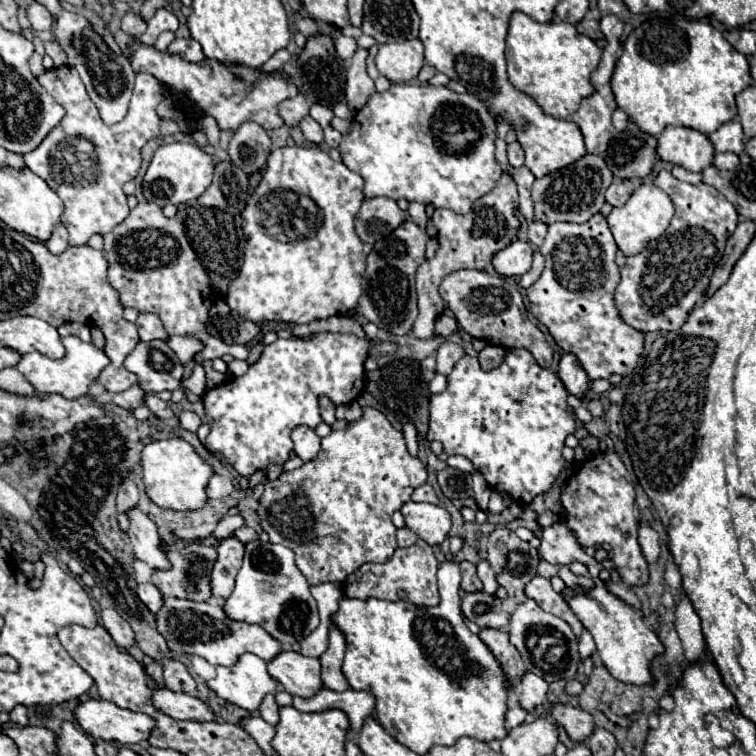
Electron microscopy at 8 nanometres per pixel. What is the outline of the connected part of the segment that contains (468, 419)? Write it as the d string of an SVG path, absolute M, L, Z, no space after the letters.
M511 350L505 358L503 366L485 372L481 370L477 358L463 356L447 374L447 388L439 394L431 394L429 404L429 432L427 440L441 442L443 450L451 454L461 454L469 458L483 474L489 486L495 492L507 494L511 500L519 504L529 504L535 496L547 492L551 484L557 480L559 472L565 468L565 458L561 450L565 446L565 438L575 432L575 414L567 404L569 392L555 372L549 368L541 368L531 352L527 350Z

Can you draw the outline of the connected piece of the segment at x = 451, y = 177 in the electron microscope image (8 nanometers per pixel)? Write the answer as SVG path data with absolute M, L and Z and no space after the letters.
M393 84L387 92L375 92L369 104L355 114L353 132L343 136L339 152L345 166L363 176L363 194L367 198L405 198L409 202L433 204L435 208L449 208L457 214L467 214L473 202L489 194L499 180L499 164L495 160L495 118L473 94L457 94L445 86Z

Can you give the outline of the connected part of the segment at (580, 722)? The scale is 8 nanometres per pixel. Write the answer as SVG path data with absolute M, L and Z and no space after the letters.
M557 704L551 710L553 718L565 728L567 736L573 742L585 742L591 732L595 730L593 724L593 716L581 708L573 708L573 706L565 706L565 704Z

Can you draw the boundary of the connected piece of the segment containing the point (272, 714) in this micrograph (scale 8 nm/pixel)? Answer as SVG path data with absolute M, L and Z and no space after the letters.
M267 694L267 696L261 700L259 716L261 716L265 722L269 722L269 724L279 722L279 706L277 706L277 702L275 702L275 694Z

